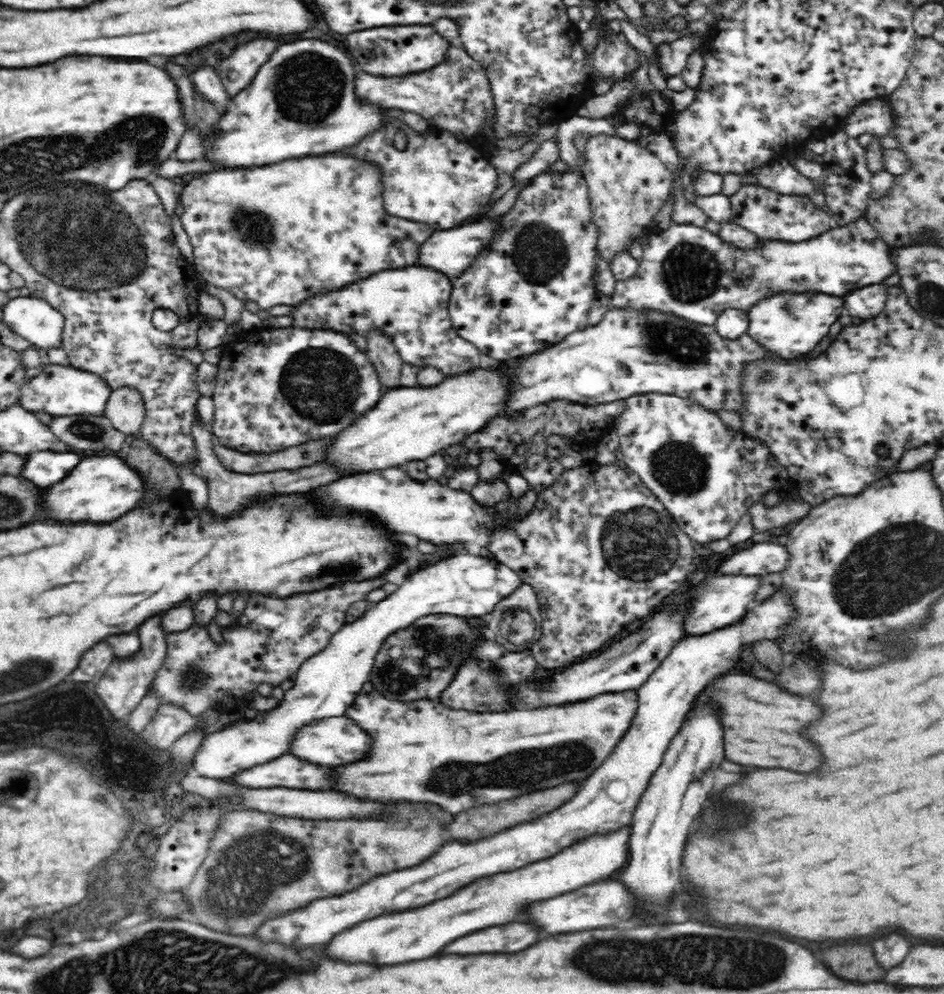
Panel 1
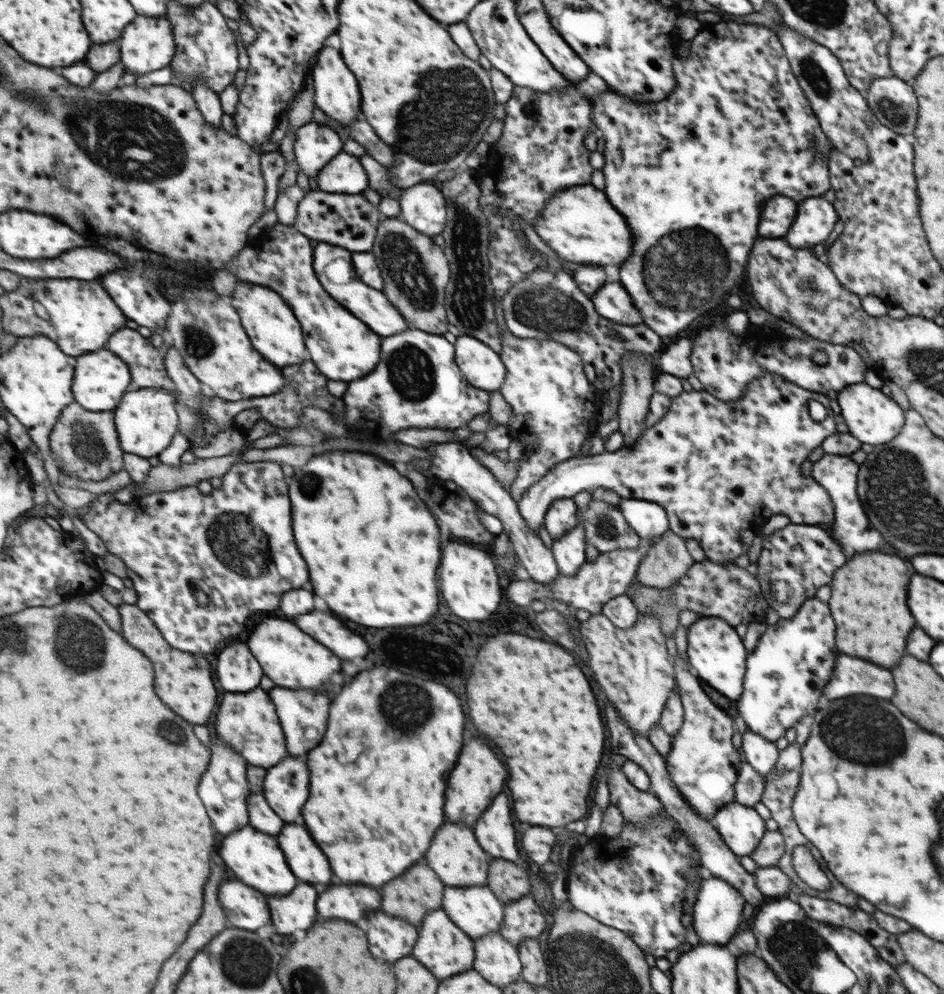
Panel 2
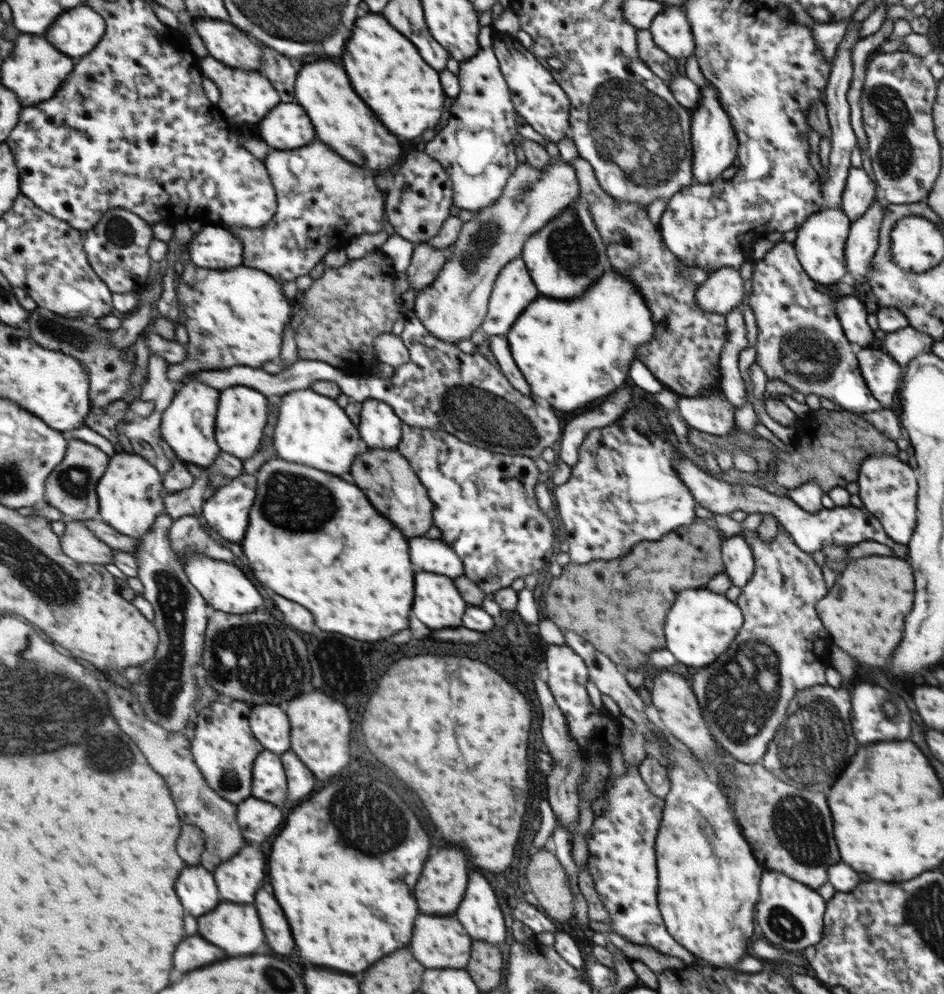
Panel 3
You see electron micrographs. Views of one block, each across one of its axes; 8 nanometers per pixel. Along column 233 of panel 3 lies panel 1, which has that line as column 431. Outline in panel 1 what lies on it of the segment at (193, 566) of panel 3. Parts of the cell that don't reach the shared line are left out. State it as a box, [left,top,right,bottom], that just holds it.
[192,550,522,778]

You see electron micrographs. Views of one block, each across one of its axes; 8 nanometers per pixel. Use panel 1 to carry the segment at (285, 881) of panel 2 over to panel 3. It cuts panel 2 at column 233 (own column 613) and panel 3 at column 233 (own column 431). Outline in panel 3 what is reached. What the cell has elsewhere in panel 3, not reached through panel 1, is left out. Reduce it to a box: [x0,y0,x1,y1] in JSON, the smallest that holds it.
[199,902,265,956]

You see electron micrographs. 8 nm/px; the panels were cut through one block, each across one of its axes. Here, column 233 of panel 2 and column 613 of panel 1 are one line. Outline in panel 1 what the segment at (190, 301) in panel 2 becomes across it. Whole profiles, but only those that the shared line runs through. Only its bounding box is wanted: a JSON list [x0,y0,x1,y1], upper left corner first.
[490,308,780,418]

